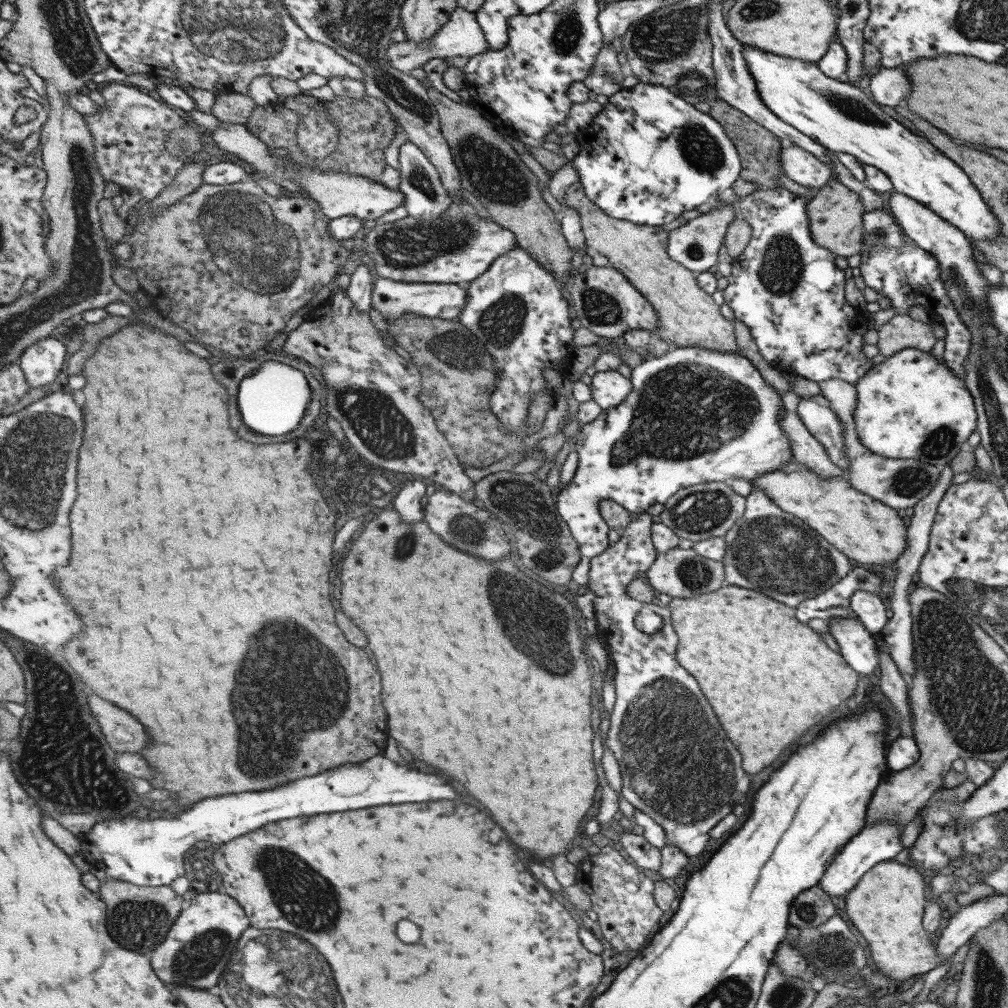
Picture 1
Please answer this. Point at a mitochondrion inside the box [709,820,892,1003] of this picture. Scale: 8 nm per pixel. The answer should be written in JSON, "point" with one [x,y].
{"point":[837,951]}

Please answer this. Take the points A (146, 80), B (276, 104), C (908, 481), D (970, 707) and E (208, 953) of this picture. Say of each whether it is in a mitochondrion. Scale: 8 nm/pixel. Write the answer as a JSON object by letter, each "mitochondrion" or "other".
{"A":"other","B":"other","C":"mitochondrion","D":"mitochondrion","E":"mitochondrion"}

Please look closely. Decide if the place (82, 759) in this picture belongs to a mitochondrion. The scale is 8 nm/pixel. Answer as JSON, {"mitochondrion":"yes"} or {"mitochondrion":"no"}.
{"mitochondrion":"yes"}

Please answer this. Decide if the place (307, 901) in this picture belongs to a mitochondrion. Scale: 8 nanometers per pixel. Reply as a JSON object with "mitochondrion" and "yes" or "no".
{"mitochondrion":"yes"}

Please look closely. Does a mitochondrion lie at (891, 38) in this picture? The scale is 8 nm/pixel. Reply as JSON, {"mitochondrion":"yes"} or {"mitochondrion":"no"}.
{"mitochondrion":"no"}

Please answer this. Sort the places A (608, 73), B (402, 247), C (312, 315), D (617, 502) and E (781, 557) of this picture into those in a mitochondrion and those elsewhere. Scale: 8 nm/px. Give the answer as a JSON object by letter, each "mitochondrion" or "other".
{"A":"mitochondrion","B":"mitochondrion","C":"other","D":"other","E":"mitochondrion"}

